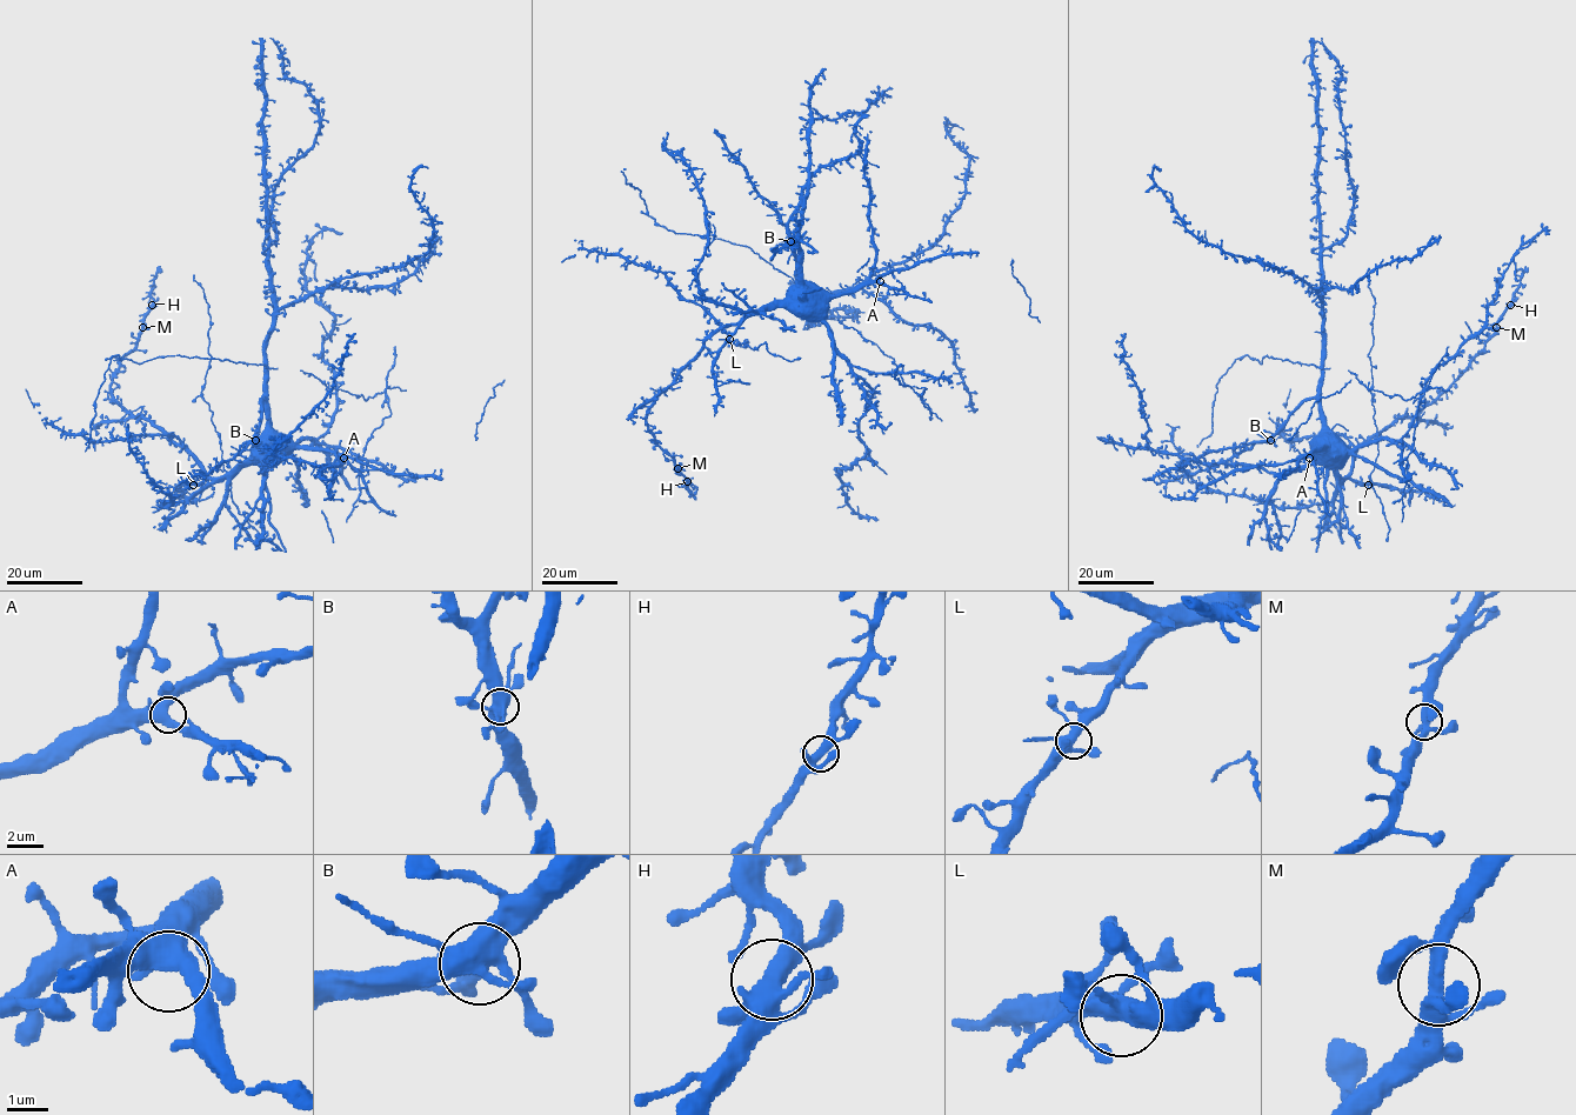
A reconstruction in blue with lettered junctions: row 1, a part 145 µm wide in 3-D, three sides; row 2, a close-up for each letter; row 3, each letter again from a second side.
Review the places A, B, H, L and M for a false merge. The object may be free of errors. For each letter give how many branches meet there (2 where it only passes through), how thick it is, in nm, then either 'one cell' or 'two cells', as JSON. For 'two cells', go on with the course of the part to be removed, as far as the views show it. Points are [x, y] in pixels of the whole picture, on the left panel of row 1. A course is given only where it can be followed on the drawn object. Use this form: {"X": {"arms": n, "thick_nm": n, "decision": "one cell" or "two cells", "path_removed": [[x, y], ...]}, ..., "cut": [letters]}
{"A": {"arms": 5, "thick_nm": 440, "decision": "one cell"}, "B": {"arms": 5, "thick_nm": 500, "decision": "one cell"}, "H": {"arms": 5, "thick_nm": 400, "decision": "one cell"}, "L": {"arms": 5, "thick_nm": 400, "decision": "one cell"}, "M": {"arms": 5, "thick_nm": 360, "decision": "one cell"}, "cut": []}

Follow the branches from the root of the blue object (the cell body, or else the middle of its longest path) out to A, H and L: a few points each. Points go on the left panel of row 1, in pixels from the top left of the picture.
A: (265, 409), (267, 424), (296, 446), (324, 448), (344, 458)
H: (265, 409), (267, 426), (251, 455), (219, 476), (134, 418), (109, 384), (152, 305)
L: (265, 409), (267, 426), (253, 442), (251, 455), (225, 475), (208, 476), (193, 485)

